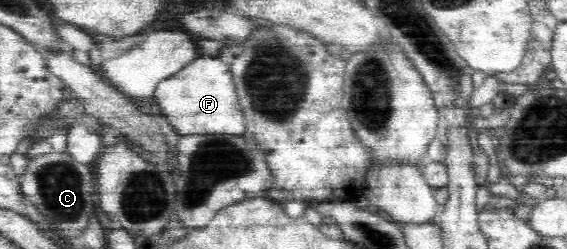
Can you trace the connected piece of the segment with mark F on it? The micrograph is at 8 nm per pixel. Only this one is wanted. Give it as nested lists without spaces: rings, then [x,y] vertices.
[[[197,56],[172,76],[160,80],[154,102],[168,126],[182,136],[239,135],[245,132],[245,118],[232,88],[228,67],[212,56]]]

